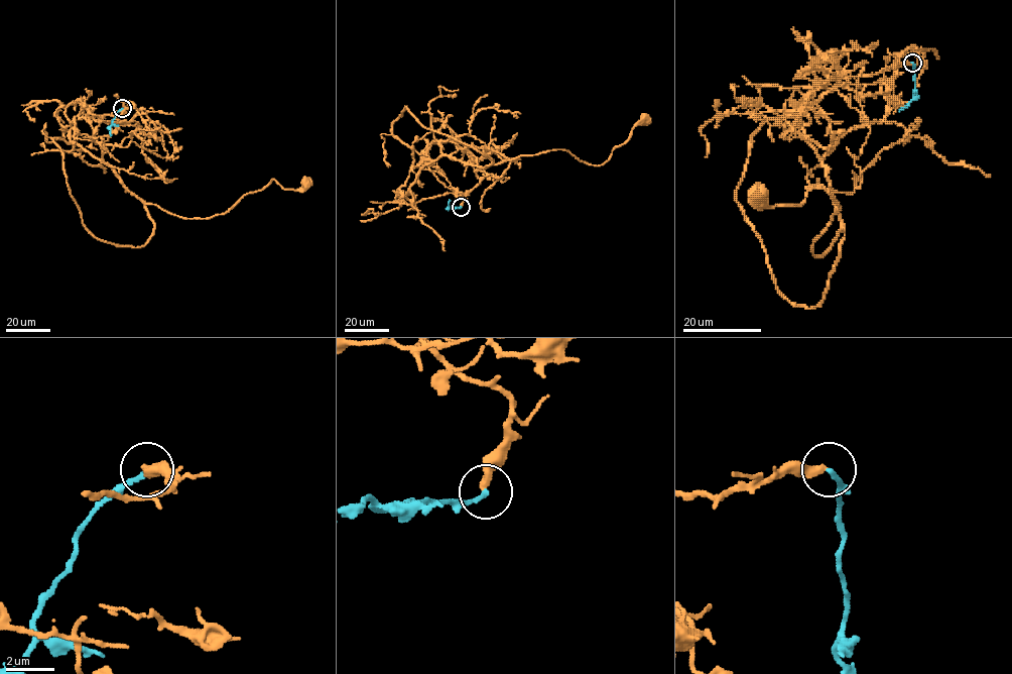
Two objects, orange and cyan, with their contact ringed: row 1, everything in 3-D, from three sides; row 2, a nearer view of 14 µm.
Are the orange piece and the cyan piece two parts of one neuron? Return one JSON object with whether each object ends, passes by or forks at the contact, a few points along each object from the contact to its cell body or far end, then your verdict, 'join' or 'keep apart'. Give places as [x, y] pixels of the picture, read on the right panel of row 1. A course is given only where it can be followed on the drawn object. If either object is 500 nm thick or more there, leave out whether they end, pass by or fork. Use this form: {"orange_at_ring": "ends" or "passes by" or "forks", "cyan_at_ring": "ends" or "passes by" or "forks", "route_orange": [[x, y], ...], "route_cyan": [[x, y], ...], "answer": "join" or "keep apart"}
{"orange_at_ring": "ends", "cyan_at_ring": "ends", "route_orange": [[912, 63], [834, 77], [795, 110], [843, 230], [821, 256], [826, 191], [761, 191]], "route_cyan": [[912, 63], [914, 98], [899, 111]], "answer": "join"}

